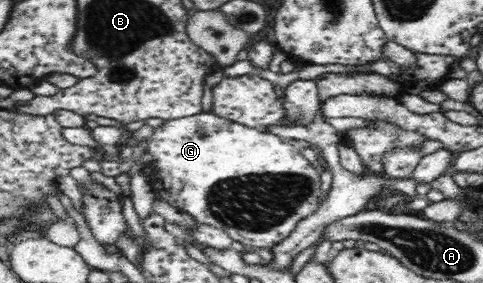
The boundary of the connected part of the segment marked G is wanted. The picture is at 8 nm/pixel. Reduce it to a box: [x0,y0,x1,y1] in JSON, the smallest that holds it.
[147,111,320,249]

